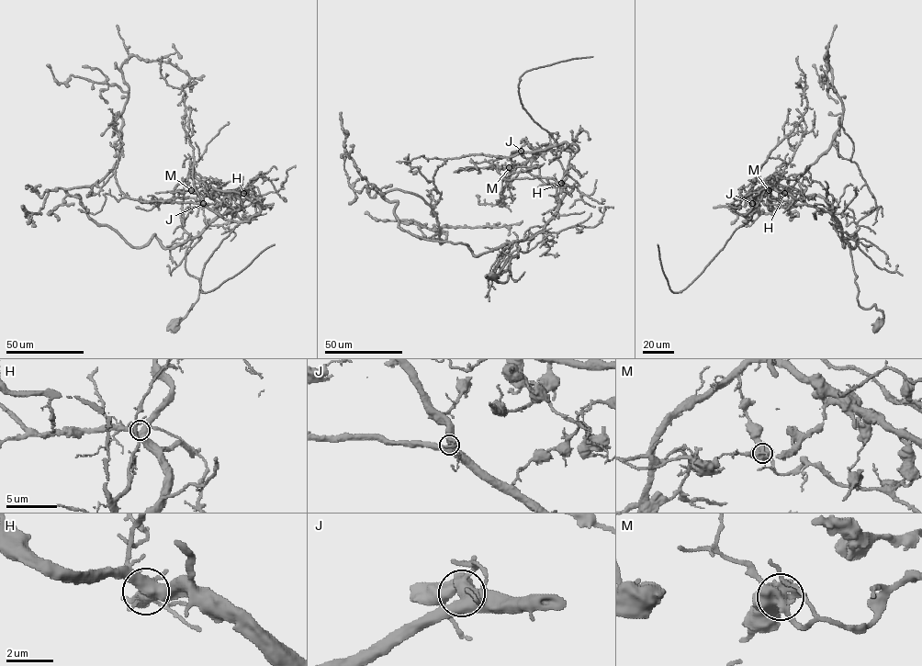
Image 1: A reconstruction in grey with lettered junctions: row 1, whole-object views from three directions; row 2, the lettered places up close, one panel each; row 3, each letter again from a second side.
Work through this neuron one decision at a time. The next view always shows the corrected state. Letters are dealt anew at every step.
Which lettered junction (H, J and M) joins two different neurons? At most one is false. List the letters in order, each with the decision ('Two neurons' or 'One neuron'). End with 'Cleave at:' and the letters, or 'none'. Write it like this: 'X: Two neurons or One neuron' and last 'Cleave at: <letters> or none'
H: One neuron
J: One neuron
M: Two neurons
Cleave at: M

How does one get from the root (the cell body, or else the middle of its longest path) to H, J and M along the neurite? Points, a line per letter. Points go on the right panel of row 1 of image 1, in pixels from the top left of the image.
H: (878, 326), (882, 311), (874, 305), (869, 308), (859, 305), (857, 276), (841, 225), (829, 212), (784, 193)
J: (878, 326), (882, 311), (859, 305), (849, 246), (829, 212), (770, 205), (758, 188), (743, 221), (752, 203)
M: (878, 326), (882, 311), (874, 305), (859, 305), (857, 276), (841, 225), (814, 206), (770, 205), (769, 190)

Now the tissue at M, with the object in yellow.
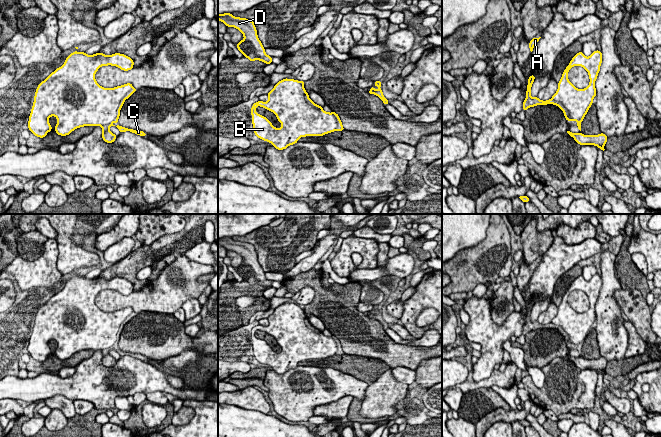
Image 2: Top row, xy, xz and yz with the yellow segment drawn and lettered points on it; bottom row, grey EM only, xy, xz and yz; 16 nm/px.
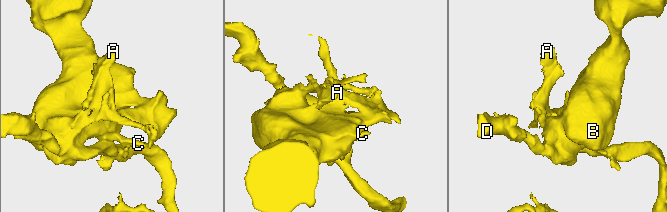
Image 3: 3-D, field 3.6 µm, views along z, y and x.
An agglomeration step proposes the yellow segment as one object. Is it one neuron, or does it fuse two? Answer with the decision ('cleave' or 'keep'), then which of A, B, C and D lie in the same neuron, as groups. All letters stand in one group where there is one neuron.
cleave; groups A C D / B

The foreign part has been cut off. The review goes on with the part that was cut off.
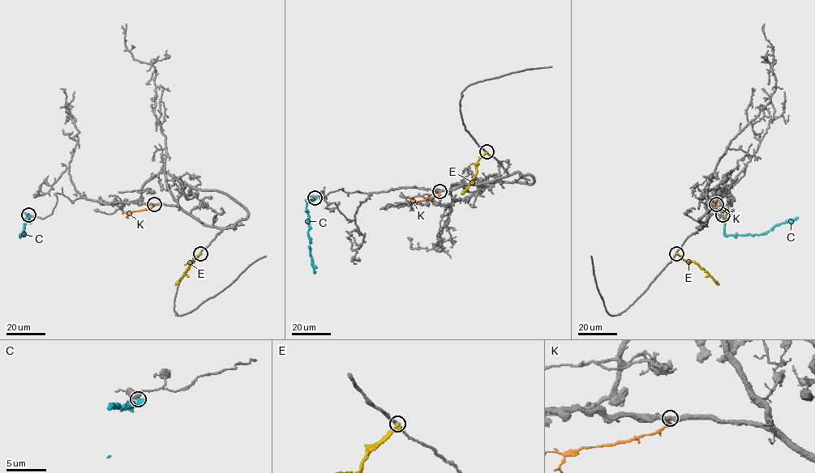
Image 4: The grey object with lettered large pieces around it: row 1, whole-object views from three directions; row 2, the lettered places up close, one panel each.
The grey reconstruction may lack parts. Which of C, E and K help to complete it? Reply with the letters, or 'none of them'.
none of them

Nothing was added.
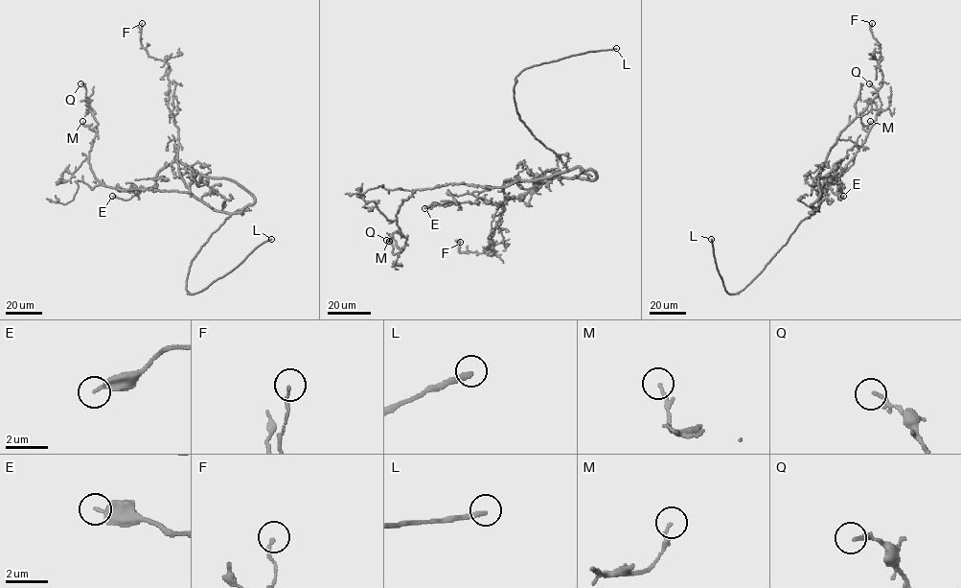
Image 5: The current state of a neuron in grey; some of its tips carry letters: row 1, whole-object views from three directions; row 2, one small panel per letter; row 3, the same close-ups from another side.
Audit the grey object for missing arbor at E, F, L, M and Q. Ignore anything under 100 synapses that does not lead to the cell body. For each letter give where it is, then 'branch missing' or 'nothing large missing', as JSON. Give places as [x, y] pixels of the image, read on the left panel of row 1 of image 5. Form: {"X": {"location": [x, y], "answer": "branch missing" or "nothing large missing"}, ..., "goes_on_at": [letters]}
{"E": {"location": [112, 196], "answer": "nothing large missing"}, "F": {"location": [142, 23], "answer": "nothing large missing"}, "L": {"location": [271, 239], "answer": "branch missing"}, "M": {"location": [82, 121], "answer": "nothing large missing"}, "Q": {"location": [80, 83], "answer": "nothing large missing"}, "goes_on_at": ["L"]}

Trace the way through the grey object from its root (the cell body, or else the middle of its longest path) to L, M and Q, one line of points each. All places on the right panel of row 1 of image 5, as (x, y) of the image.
L: (818, 207), (799, 223), (764, 270), (736, 294), (729, 294), (725, 290), (711, 239)
M: (818, 207), (820, 195), (826, 191), (823, 189), (835, 180), (858, 150), (867, 134), (863, 126), (870, 121)
Q: (818, 207), (820, 195), (826, 191), (823, 189), (835, 180), (858, 150), (880, 110), (878, 92), (869, 83)

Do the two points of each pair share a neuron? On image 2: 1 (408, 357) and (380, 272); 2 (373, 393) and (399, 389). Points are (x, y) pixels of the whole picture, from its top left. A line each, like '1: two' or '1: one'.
1: two
2: one

